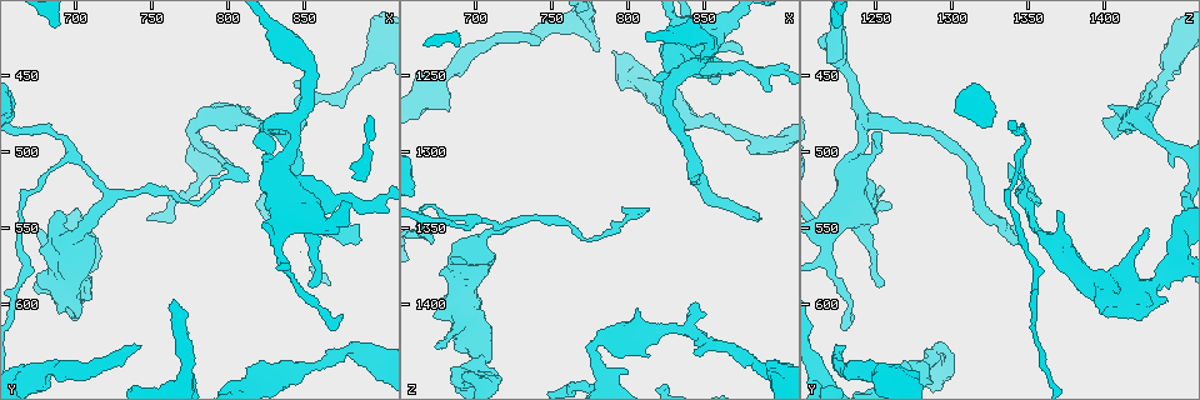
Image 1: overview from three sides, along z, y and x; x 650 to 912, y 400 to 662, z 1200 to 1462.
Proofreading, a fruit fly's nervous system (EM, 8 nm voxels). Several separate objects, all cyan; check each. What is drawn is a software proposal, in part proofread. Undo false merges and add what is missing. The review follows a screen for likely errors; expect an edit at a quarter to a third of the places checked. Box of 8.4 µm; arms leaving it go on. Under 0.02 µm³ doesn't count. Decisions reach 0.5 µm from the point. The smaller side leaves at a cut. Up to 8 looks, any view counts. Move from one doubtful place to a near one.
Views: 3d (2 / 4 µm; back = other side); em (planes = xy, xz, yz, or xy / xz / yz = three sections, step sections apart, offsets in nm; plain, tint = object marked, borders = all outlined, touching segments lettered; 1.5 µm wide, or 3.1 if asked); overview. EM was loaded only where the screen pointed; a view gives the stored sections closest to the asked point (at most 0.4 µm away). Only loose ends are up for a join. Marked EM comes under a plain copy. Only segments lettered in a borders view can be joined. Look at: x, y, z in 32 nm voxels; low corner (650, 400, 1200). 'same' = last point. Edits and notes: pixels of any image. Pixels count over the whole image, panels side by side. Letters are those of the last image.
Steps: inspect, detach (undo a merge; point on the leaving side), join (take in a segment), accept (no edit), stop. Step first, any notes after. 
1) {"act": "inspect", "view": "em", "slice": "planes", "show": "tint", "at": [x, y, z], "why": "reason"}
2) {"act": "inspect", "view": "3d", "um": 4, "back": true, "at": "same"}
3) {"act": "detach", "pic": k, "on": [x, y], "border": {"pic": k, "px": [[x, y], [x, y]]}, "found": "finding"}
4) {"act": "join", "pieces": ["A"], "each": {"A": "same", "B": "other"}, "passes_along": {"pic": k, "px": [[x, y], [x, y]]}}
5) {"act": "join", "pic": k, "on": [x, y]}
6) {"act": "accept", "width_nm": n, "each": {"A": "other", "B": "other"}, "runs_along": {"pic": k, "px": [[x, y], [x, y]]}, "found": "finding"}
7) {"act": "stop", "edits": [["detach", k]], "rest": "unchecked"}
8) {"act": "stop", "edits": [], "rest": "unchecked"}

{"act": "inspect", "view": "em", "slice": "yz", "step": 8, "show": "tint", "at": [722, 528, 1346], "why": "sharp bend"}

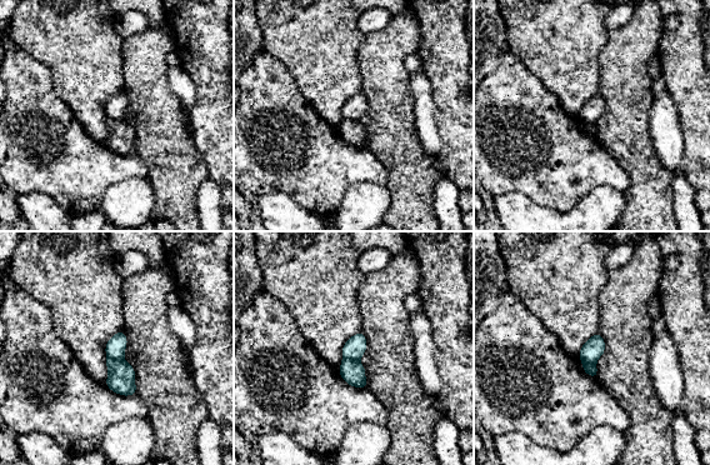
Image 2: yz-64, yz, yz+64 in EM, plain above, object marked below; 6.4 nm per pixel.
{"act": "inspect", "view": "em", "slice": "xy", "step": 4, "show": "tint", "at": "same"}

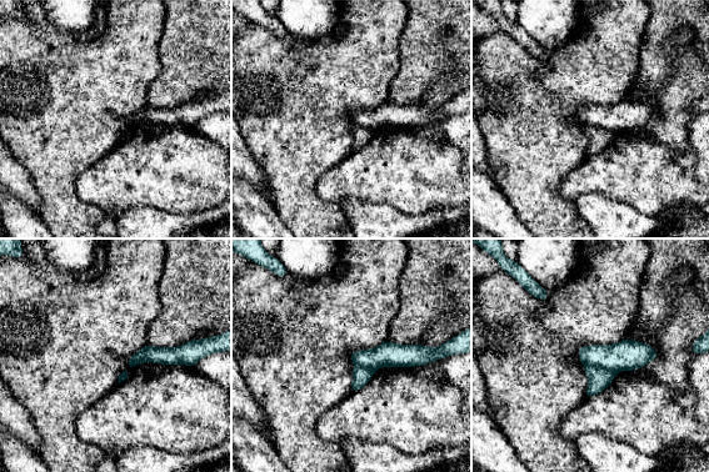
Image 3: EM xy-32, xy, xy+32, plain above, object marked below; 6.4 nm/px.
{"act": "inspect", "view": "em", "slice": "xy", "step": 4, "show": "borders", "at": "same"}

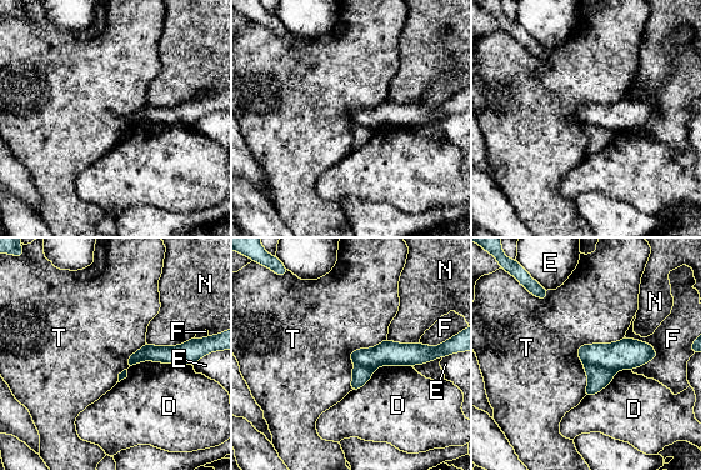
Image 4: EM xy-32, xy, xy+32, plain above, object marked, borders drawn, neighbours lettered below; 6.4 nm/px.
{"act": "detach", "pic": 4, "on": [627, 354], "each": {"D": "other", "E": "other", "F": "other", "N": "other", "T": "other"}, "border": {"pic": 4, "px": [[585, 364], [599, 364], [615, 371]]}, "found": "two neurons meet here"}

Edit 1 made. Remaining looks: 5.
{"act": "inspect", "view": "overview"}

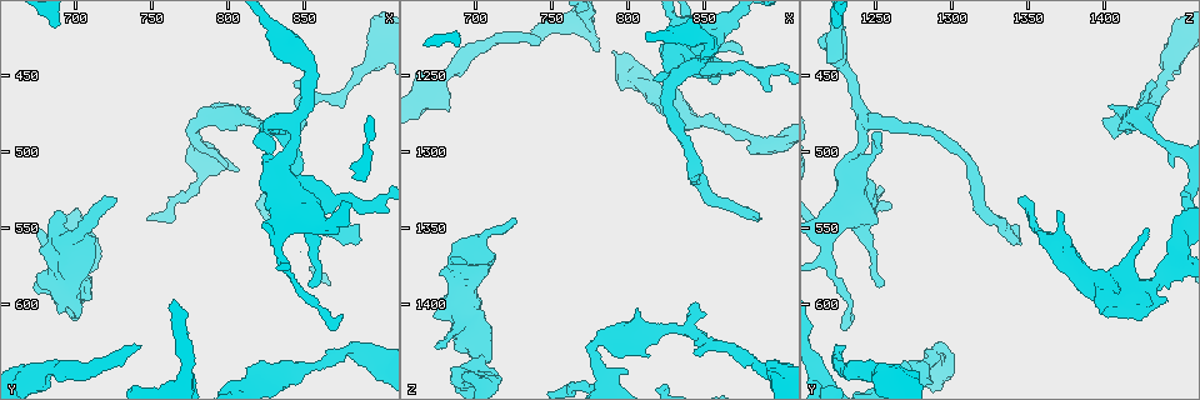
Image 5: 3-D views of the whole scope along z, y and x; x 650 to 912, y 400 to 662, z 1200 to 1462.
{"act": "inspect", "view": "3d", "um": 4, "at": [742, 626, 1230]}

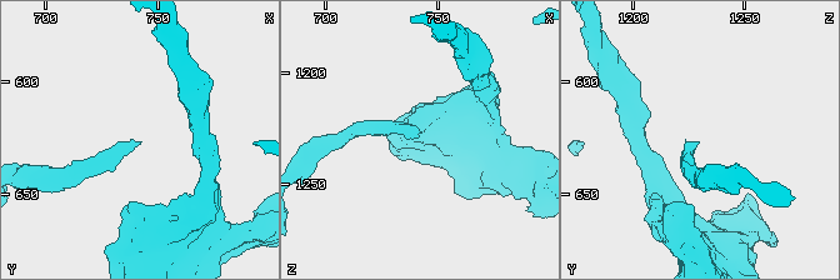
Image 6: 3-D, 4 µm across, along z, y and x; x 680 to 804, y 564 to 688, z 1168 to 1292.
{"act": "inspect", "view": "em", "slice": "planes", "show": "borders", "at": [741, 626, 1229], "why": "need the tissue"}

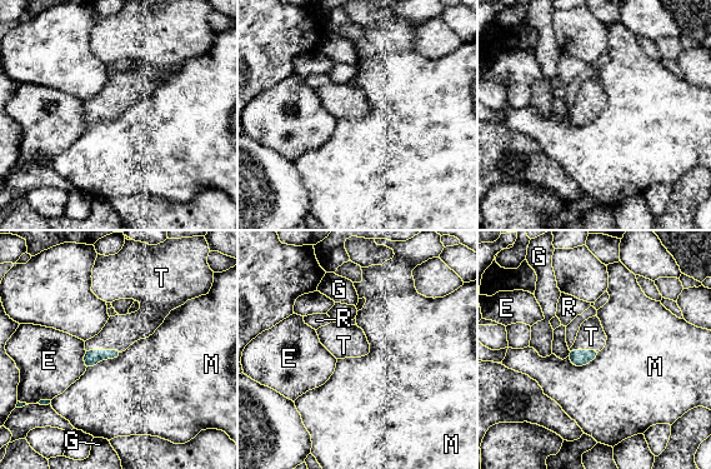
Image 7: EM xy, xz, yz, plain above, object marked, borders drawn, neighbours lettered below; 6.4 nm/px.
{"act": "join", "pieces": ["T"], "each": {"E": "other", "G": "other", "M": "other", "R": "other", "T": "same"}, "found": "it goes on there"}

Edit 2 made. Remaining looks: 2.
{"act": "inspect", "view": "overview", "why": "see it whole again"}

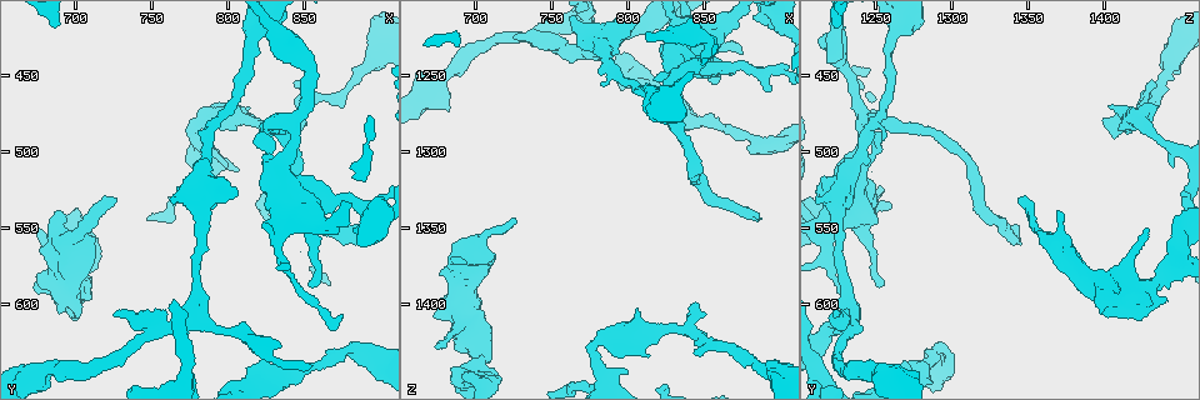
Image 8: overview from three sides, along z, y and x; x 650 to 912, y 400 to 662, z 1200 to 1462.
{"act": "inspect", "view": "em", "slice": "planes", "show": "borders", "at": [886, 634, 1296], "why": "abrupt turn"}

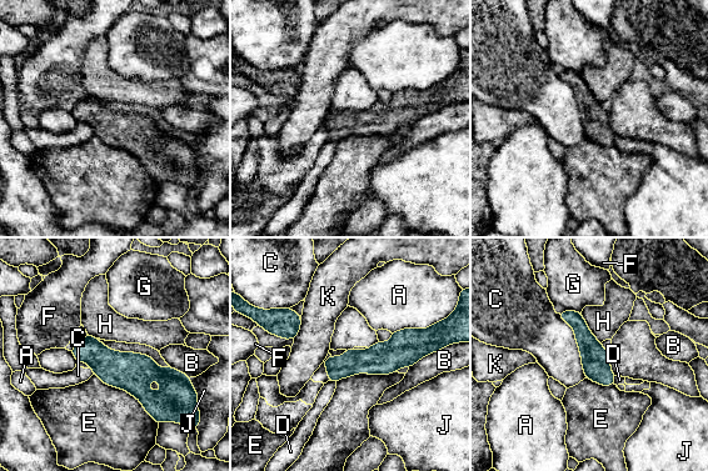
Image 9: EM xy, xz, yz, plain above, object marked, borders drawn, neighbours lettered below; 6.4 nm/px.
{"act": "accept", "each": {"A": "other", "B": "other", "C": "other", "D": "other", "E": "other", "F": "other", "G": "other", "H": "other", "J": "other", "K": "other"}, "border": {"pic": 9, "px": [[558, 314], [574, 332], [586, 377]]}, "found": "continuous, no second neuron"}

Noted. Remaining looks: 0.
{"act": "stop", "edits": [["detach", 4], ["join", 7]], "rest": "unchecked"}

